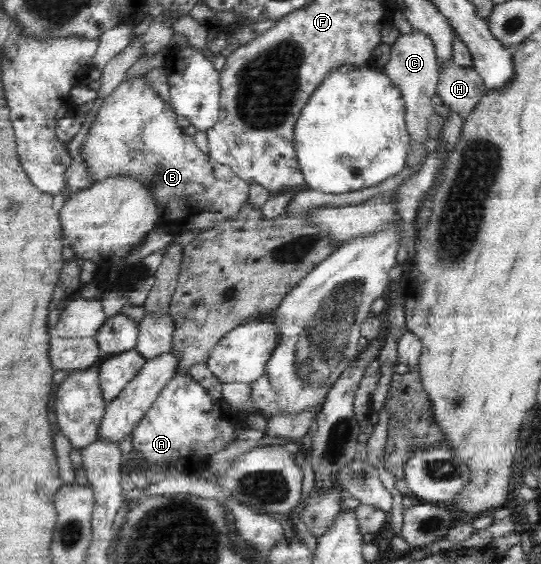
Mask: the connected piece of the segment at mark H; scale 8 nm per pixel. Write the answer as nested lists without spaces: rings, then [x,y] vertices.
[[[449,63],[440,70],[438,77],[436,94],[442,107],[464,119],[488,92],[474,68],[461,68],[455,63]]]

